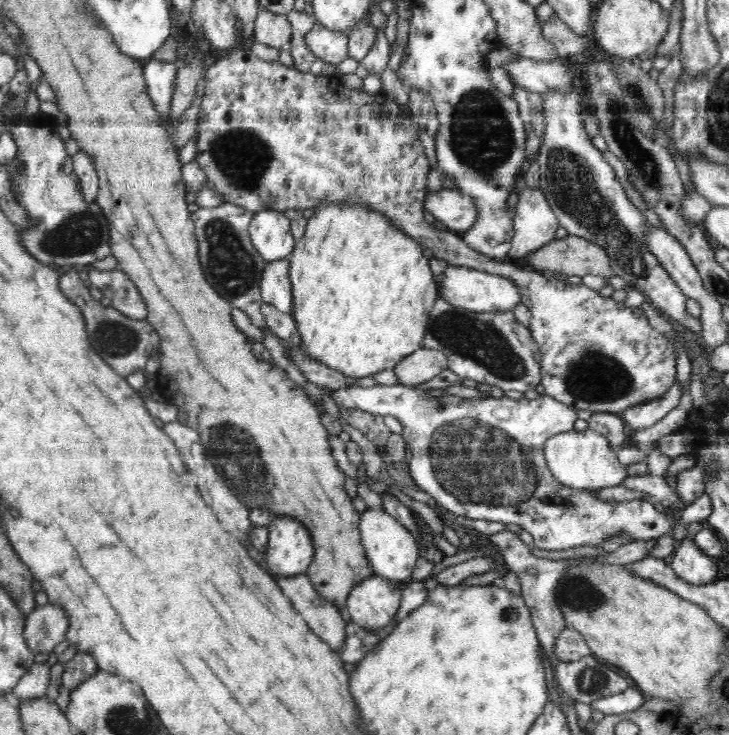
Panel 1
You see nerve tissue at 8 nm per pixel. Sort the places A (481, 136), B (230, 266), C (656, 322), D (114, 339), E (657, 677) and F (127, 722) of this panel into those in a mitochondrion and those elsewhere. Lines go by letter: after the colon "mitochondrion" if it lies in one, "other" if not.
A: mitochondrion
B: mitochondrion
C: other
D: mitochondrion
E: other
F: mitochondrion

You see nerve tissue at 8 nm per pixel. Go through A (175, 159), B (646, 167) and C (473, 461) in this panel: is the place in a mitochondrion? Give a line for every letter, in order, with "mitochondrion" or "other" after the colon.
A: other
B: mitochondrion
C: mitochondrion

